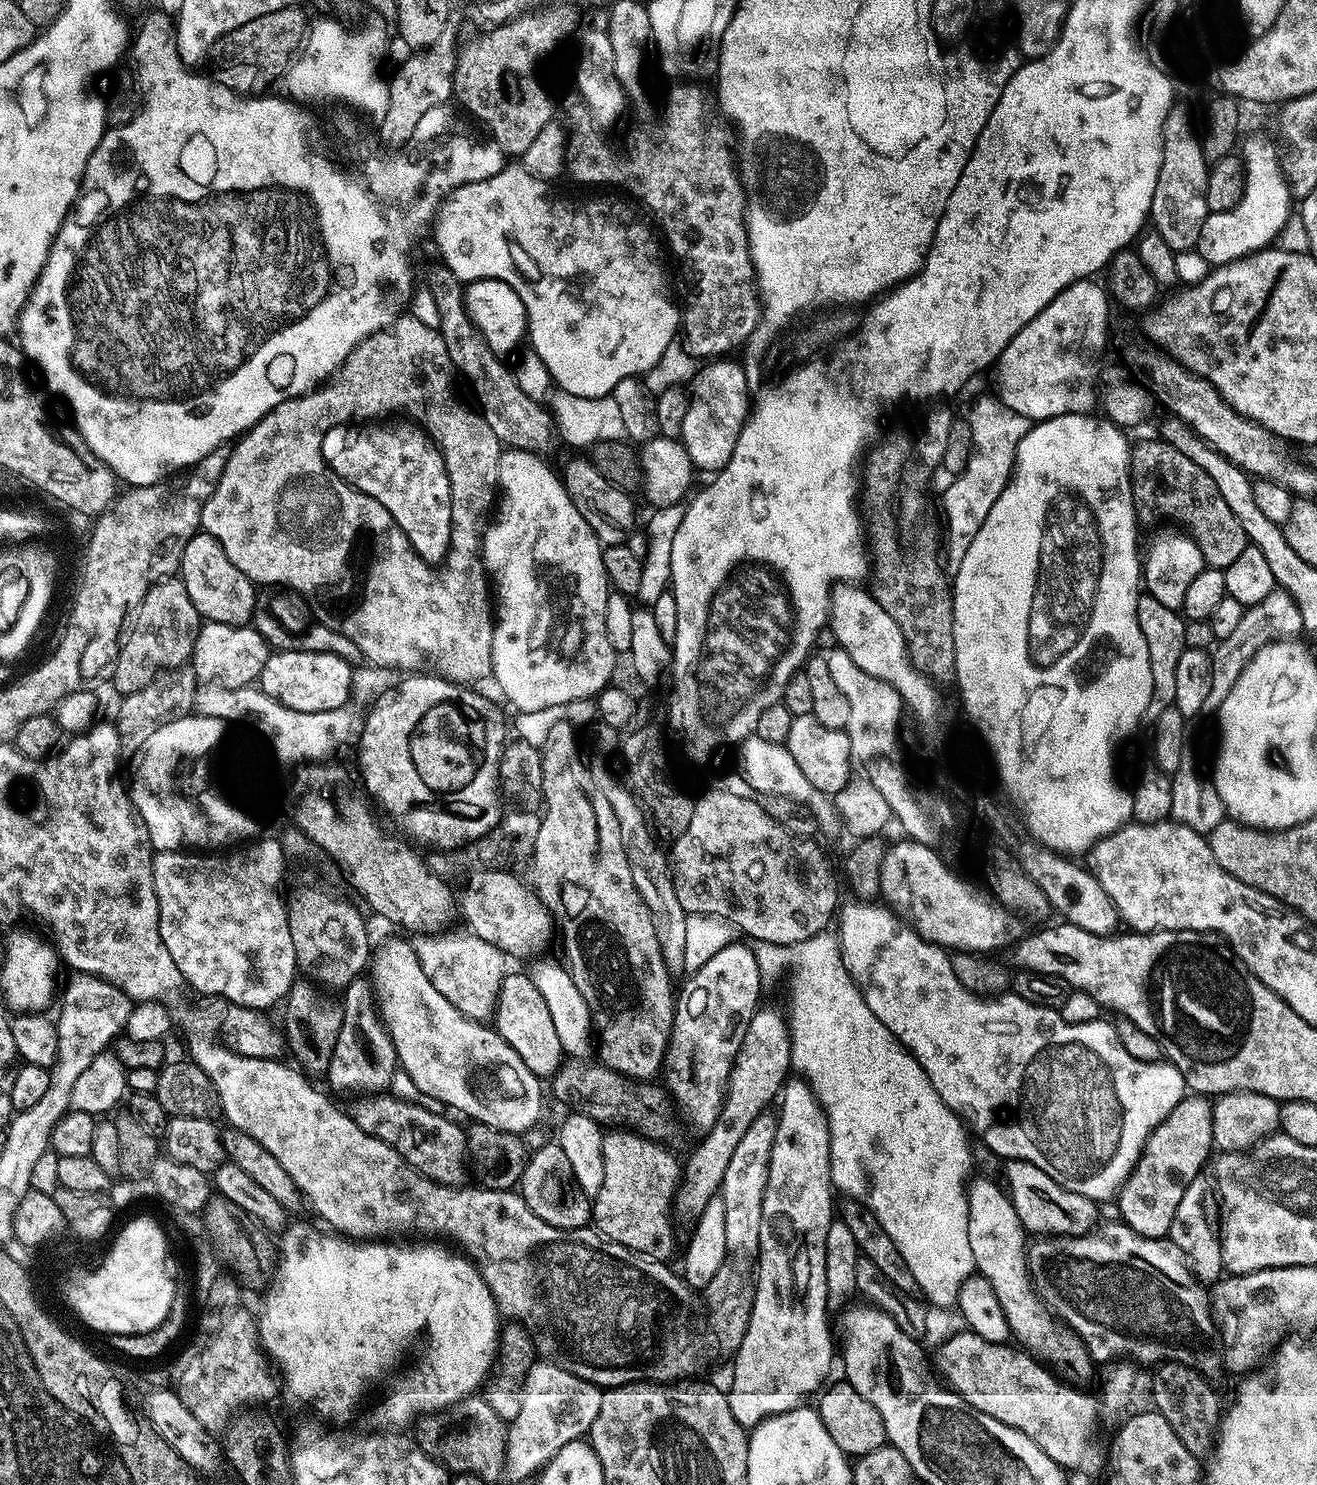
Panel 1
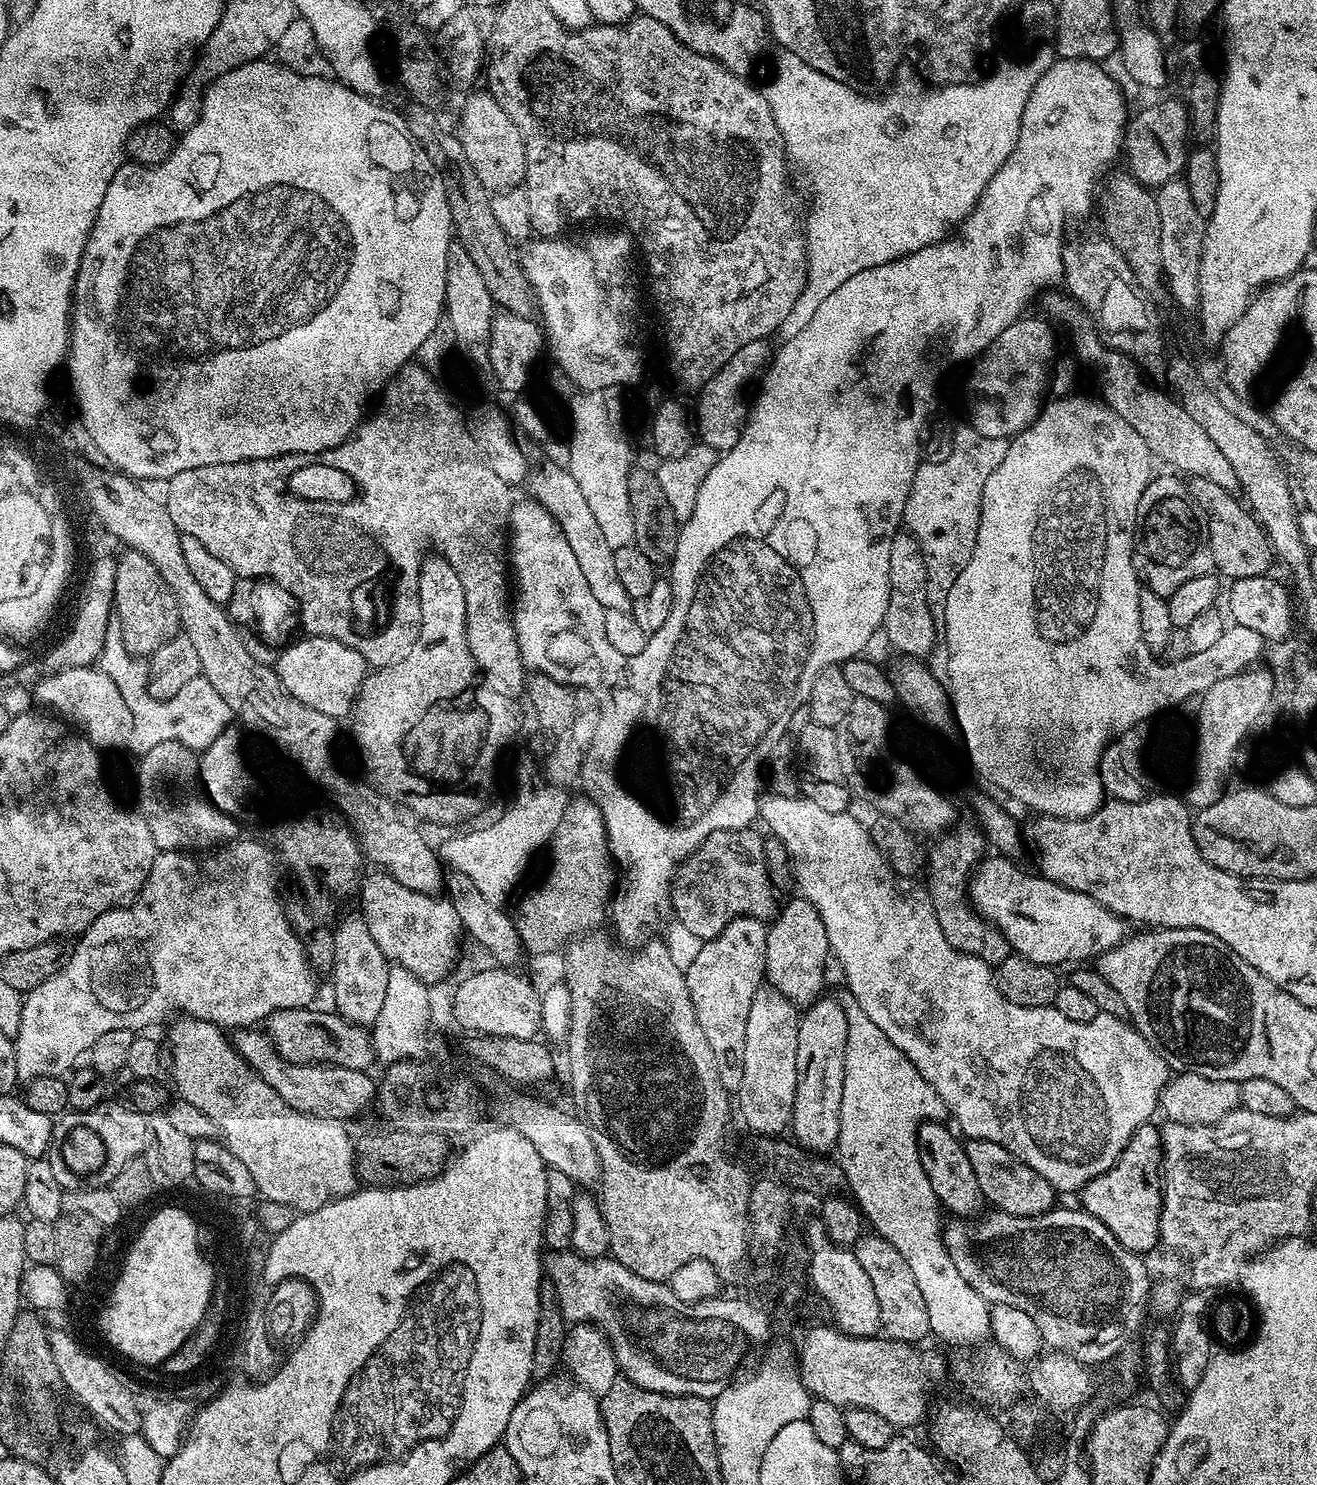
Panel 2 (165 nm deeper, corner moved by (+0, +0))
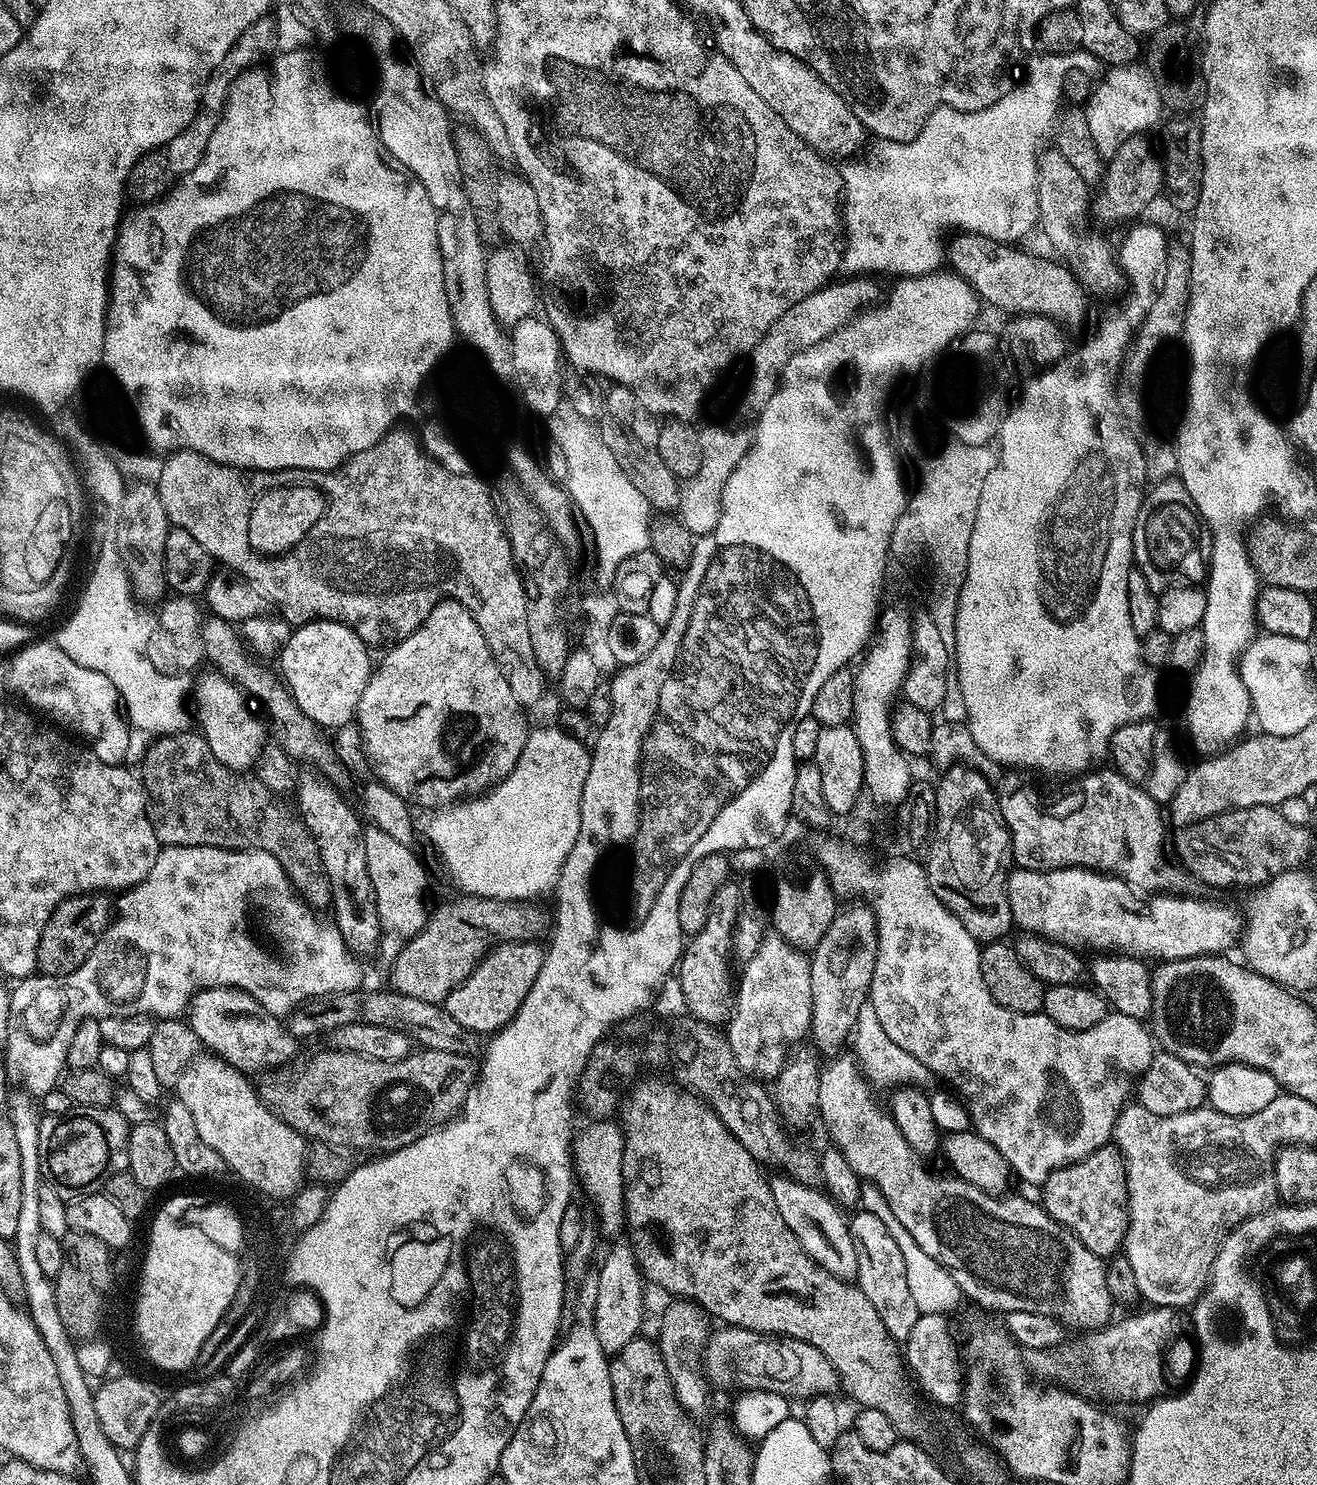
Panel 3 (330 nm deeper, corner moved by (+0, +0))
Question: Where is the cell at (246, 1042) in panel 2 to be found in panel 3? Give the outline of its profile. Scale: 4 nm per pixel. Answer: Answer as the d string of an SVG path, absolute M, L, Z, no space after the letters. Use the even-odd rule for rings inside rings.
M214 987L196 992L189 1000L186 1022L207 1051L212 1050L213 1055L241 1074L275 1069L294 1050L294 1040L281 1021L265 1012L252 995L236 988Z

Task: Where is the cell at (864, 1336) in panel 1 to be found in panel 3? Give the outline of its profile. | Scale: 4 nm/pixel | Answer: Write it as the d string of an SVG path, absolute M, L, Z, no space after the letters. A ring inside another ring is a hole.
M776 1176L769 1181L774 1202L786 1226L794 1232L807 1256L820 1268L842 1280L853 1281L857 1274L858 1258L850 1238L848 1223L841 1209L830 1196L815 1187L798 1183L785 1176ZM776 1178L776 1179L774 1179ZM844 1215L844 1217L842 1216Z

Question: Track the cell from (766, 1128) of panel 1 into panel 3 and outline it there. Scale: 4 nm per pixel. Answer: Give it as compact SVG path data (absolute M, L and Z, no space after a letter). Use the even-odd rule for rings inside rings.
M775 934L765 935L758 954L743 965L739 986L734 992L732 1011L726 1021L726 1035L735 1061L752 1079L768 1080L778 1075L789 1047L805 1039L812 1027L812 999L810 998L810 959L801 949Z

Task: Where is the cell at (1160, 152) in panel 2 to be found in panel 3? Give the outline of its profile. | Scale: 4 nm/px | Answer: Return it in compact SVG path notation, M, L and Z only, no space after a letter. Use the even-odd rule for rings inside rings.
M1138 138L1121 143L1109 160L1112 161L1109 164L1107 161L1101 177L1104 188L1096 188L1091 197L1091 219L1100 224L1127 225L1129 222L1139 221L1143 217L1140 215L1155 202L1156 195L1161 195L1164 186L1163 164L1155 156L1153 149L1151 152Z

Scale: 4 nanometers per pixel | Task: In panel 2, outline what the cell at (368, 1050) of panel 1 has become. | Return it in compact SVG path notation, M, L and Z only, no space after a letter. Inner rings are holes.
M363 915L352 916L334 928L332 945L336 947L336 957L330 973L332 992L336 995L335 1011L351 1024L374 1026L381 1023L385 1005L387 976L390 962L386 959L378 943L370 934Z

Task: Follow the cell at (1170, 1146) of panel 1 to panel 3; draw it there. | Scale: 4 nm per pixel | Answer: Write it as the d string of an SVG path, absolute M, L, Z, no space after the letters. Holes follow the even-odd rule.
M1115 1147L1099 1148L1078 1162L1054 1170L1043 1184L1042 1192L1042 1207L1048 1217L1068 1229L1086 1250L1101 1258L1109 1258L1121 1251L1128 1229L1128 1191L1124 1160Z

